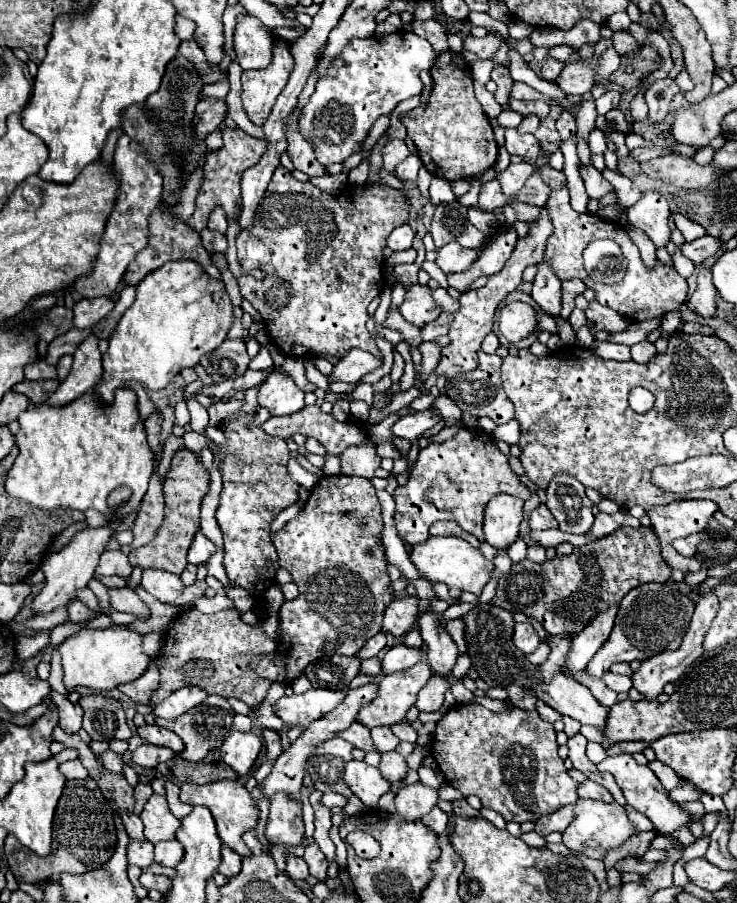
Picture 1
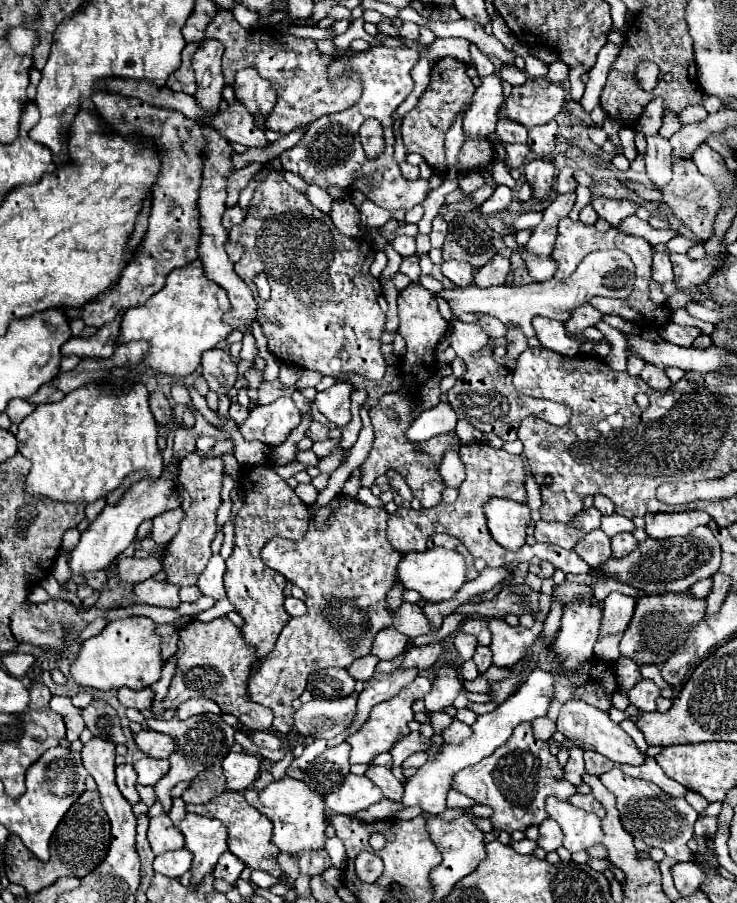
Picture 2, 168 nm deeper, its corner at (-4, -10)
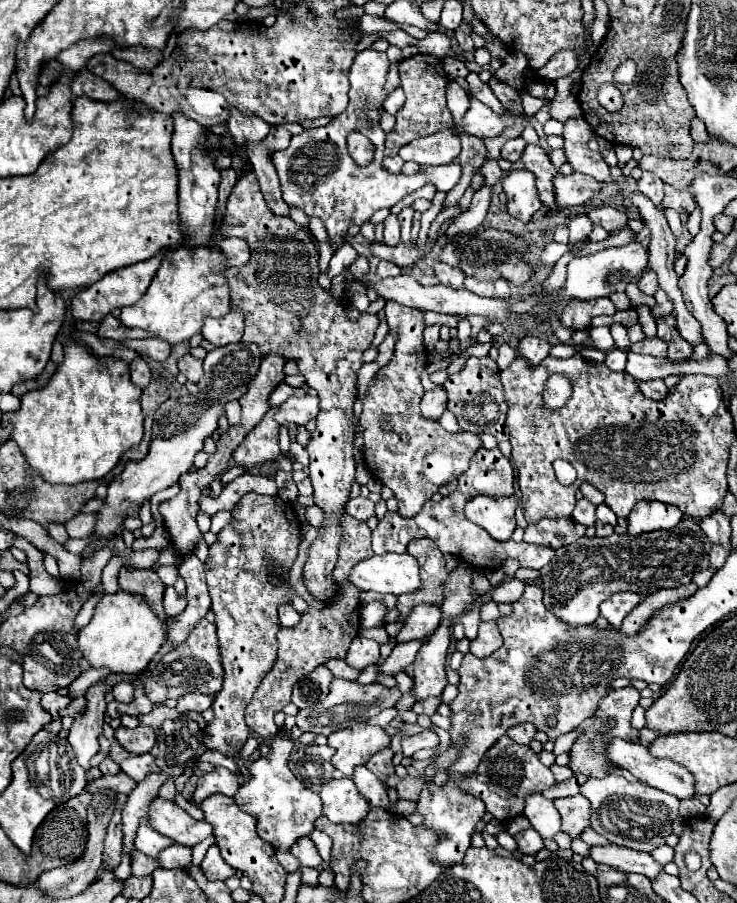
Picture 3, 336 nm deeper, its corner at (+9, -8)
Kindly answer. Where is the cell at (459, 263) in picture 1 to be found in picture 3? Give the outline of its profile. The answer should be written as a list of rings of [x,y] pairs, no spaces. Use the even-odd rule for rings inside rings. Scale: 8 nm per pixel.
[[[435,263],[435,275],[437,275],[437,279],[439,279],[441,285],[455,287],[455,289],[463,289],[465,273],[461,269],[451,267],[447,263]]]

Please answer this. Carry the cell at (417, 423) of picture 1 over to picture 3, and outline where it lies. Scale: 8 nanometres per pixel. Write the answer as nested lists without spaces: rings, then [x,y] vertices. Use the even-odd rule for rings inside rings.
[[[435,387],[431,391],[425,391],[423,399],[421,399],[421,411],[425,419],[439,419],[441,413],[447,407],[447,393],[441,387]]]

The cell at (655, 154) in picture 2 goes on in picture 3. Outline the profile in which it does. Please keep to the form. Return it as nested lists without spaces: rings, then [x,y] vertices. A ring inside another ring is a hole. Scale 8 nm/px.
[[[643,173],[641,181],[637,181],[637,189],[645,197],[649,197],[657,209],[663,209],[663,181],[659,181],[659,177],[655,177],[653,173]]]

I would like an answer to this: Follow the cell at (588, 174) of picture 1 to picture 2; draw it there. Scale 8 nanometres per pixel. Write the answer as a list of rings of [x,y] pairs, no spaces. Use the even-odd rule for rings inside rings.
[[[600,195],[592,197],[592,207],[596,209],[596,213],[600,217],[604,217],[608,223],[612,223],[612,227],[616,227],[616,223],[620,223],[624,217],[634,215],[638,205],[634,201],[628,199],[606,199]]]

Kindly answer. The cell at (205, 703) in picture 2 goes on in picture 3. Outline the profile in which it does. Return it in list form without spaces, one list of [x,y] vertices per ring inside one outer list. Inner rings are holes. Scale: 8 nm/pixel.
[[[187,693],[179,699],[177,703],[177,709],[179,713],[185,713],[185,711],[205,711],[211,707],[215,697],[211,695],[203,695],[203,693]]]

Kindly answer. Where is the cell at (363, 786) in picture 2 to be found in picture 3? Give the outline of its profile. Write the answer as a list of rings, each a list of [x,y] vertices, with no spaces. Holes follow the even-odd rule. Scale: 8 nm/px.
[[[347,777],[331,779],[321,789],[323,811],[331,823],[361,823],[369,813],[369,805],[359,795],[355,783]]]

